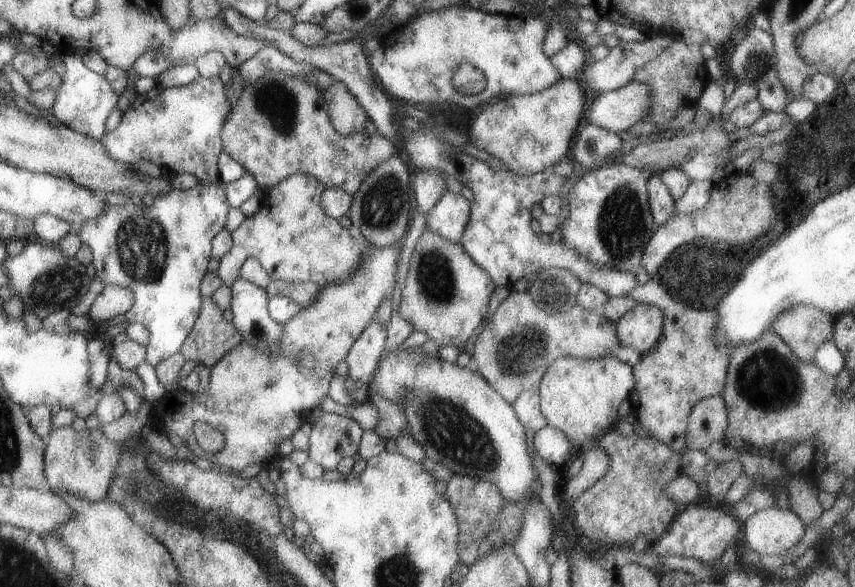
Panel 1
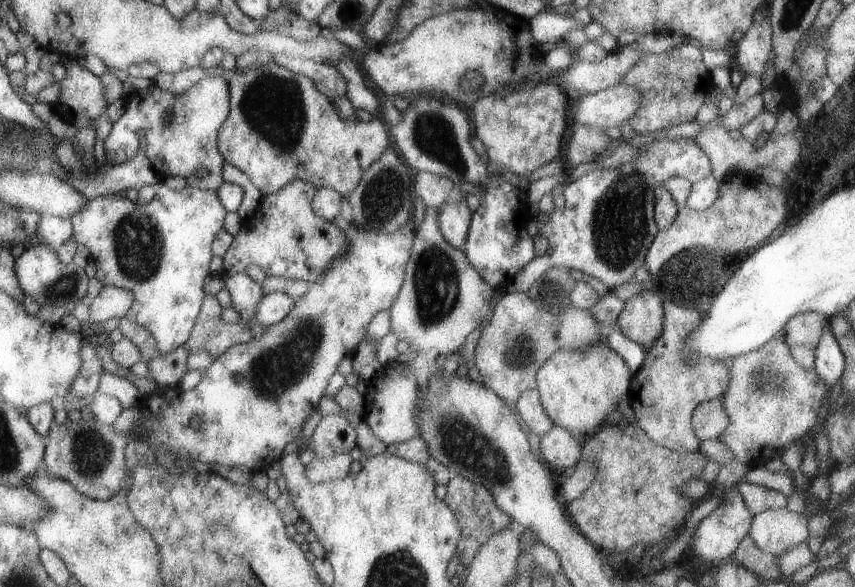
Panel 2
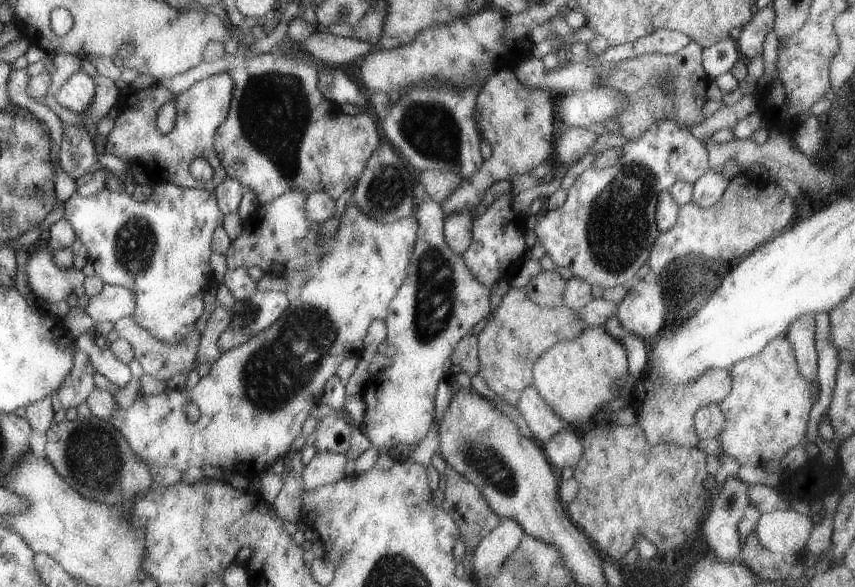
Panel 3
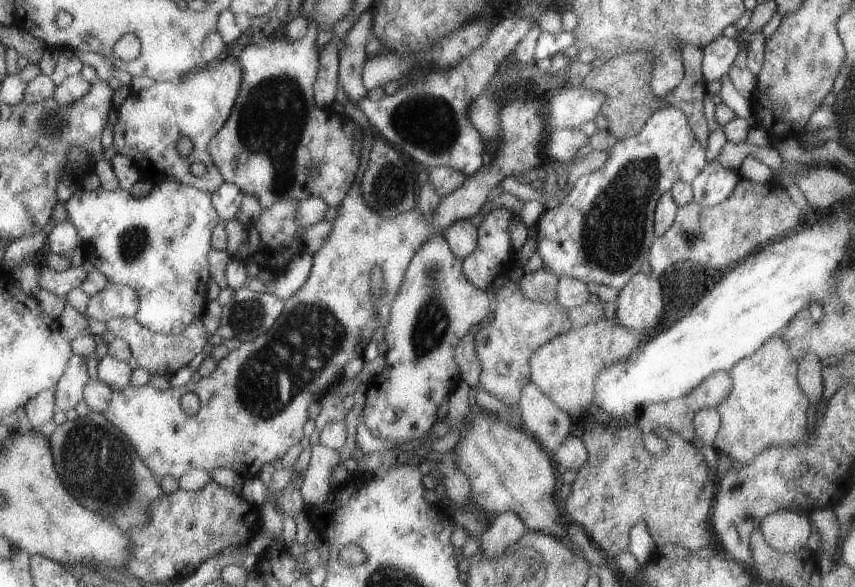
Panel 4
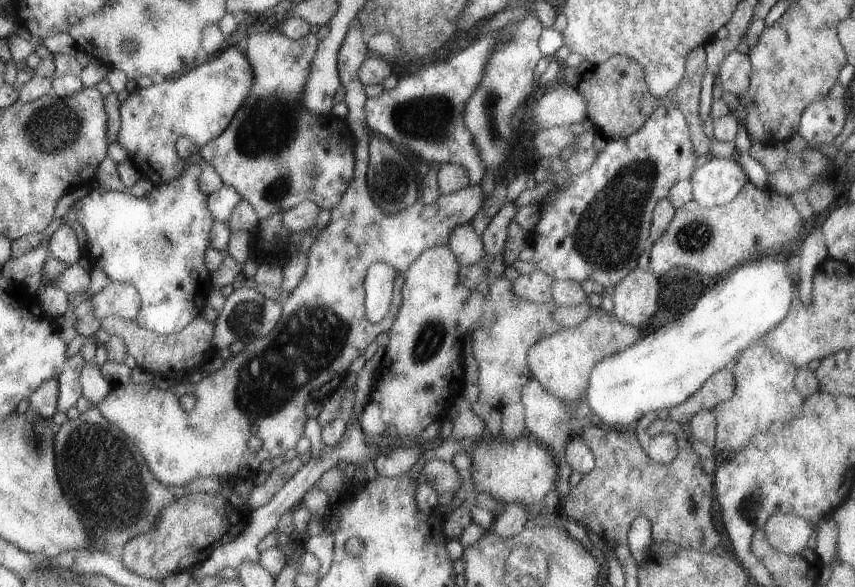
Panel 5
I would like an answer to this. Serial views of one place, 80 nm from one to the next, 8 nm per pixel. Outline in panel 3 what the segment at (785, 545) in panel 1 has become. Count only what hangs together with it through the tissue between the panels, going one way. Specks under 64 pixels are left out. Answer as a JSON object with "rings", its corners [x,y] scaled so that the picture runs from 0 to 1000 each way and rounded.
{"rings":[[[903,869],[887,879],[882,908],[888,927],[903,942],[923,944],[940,937],[952,893],[946,876],[927,869]]]}

